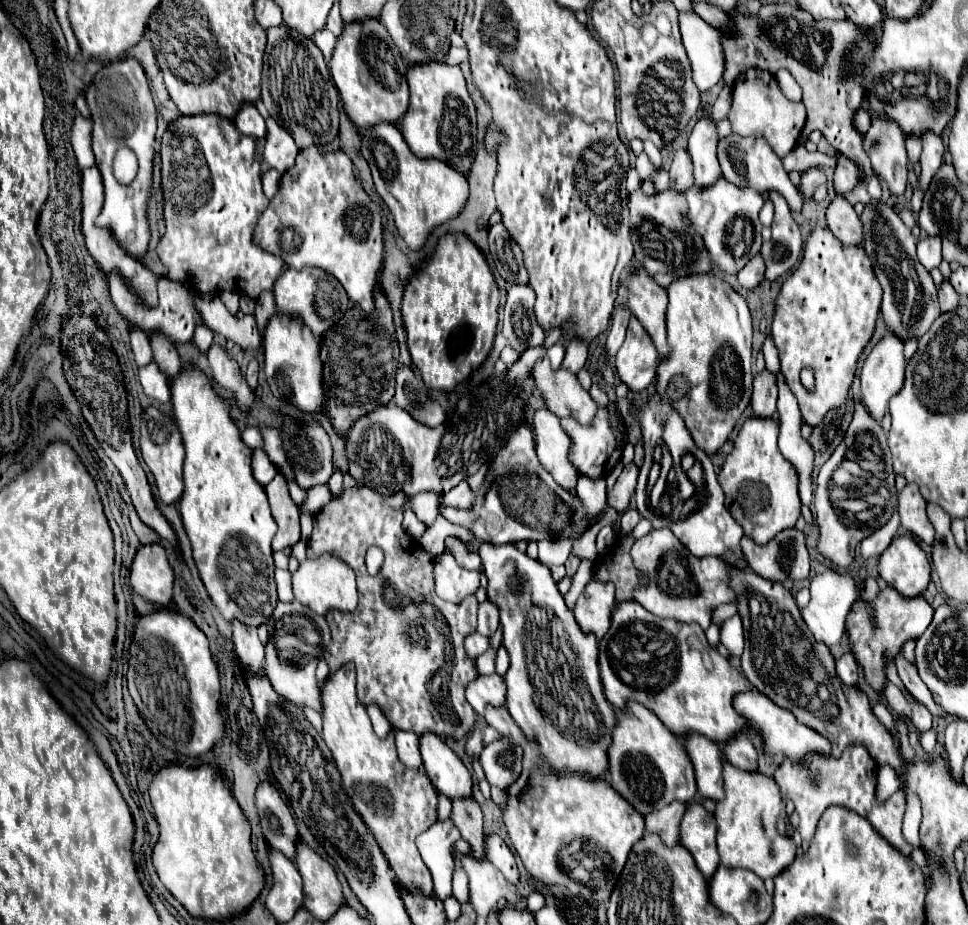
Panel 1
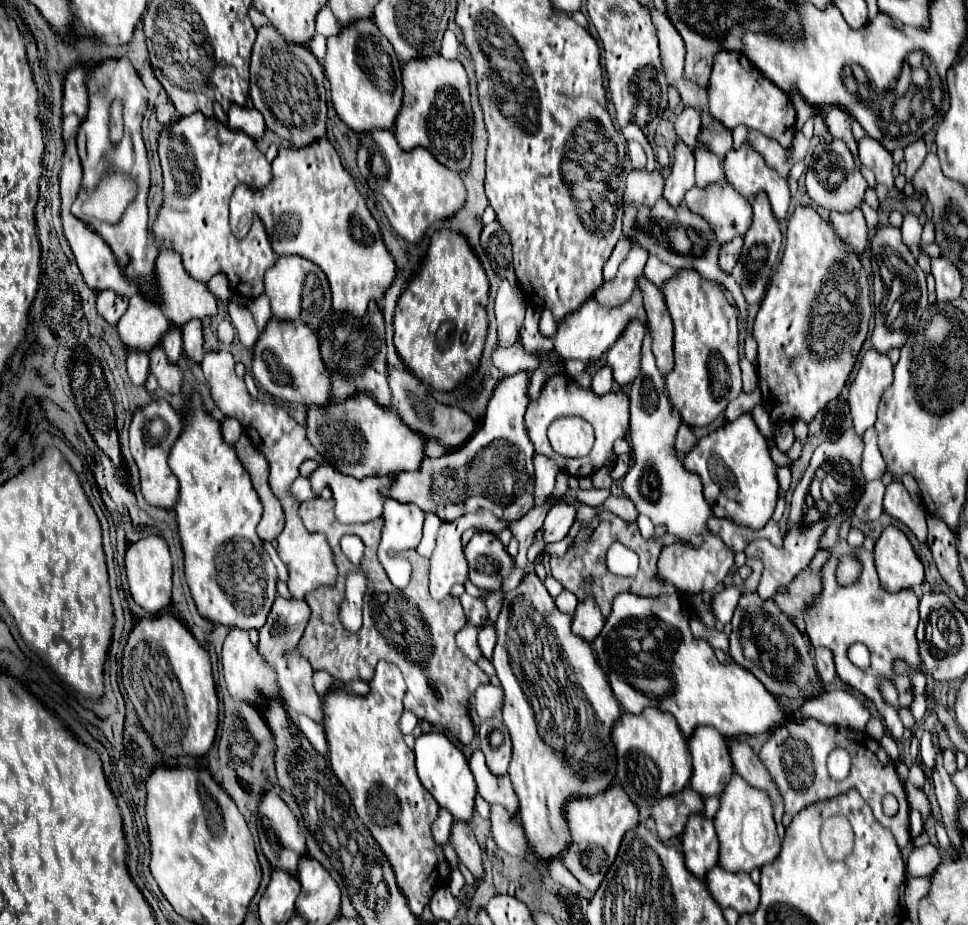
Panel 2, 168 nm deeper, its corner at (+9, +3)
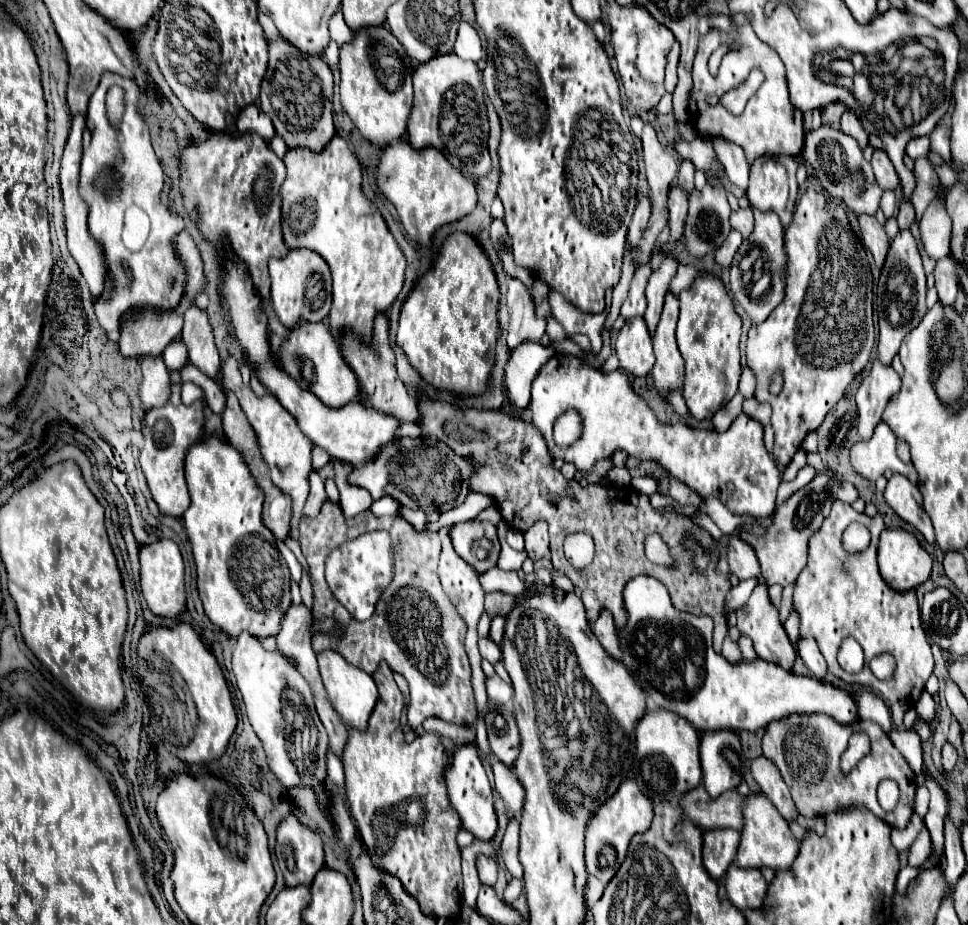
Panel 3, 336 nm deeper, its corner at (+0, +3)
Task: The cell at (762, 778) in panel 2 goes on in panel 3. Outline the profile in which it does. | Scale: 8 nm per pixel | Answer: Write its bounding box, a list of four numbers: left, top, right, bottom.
[751,757,797,821]

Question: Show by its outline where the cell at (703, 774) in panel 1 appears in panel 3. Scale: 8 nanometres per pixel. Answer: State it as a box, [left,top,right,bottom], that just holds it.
[701,731,743,797]

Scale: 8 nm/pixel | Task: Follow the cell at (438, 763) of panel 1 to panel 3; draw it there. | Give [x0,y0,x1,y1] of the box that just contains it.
[443,745,497,841]

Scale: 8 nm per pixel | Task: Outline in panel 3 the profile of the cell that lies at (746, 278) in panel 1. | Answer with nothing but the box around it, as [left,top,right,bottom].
[715,231,743,267]

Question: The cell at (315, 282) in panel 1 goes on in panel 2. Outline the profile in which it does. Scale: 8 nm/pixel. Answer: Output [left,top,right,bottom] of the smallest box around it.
[266,255,330,327]

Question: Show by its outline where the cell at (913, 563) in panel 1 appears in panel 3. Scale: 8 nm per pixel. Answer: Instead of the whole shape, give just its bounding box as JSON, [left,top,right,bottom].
[879,529,931,591]

